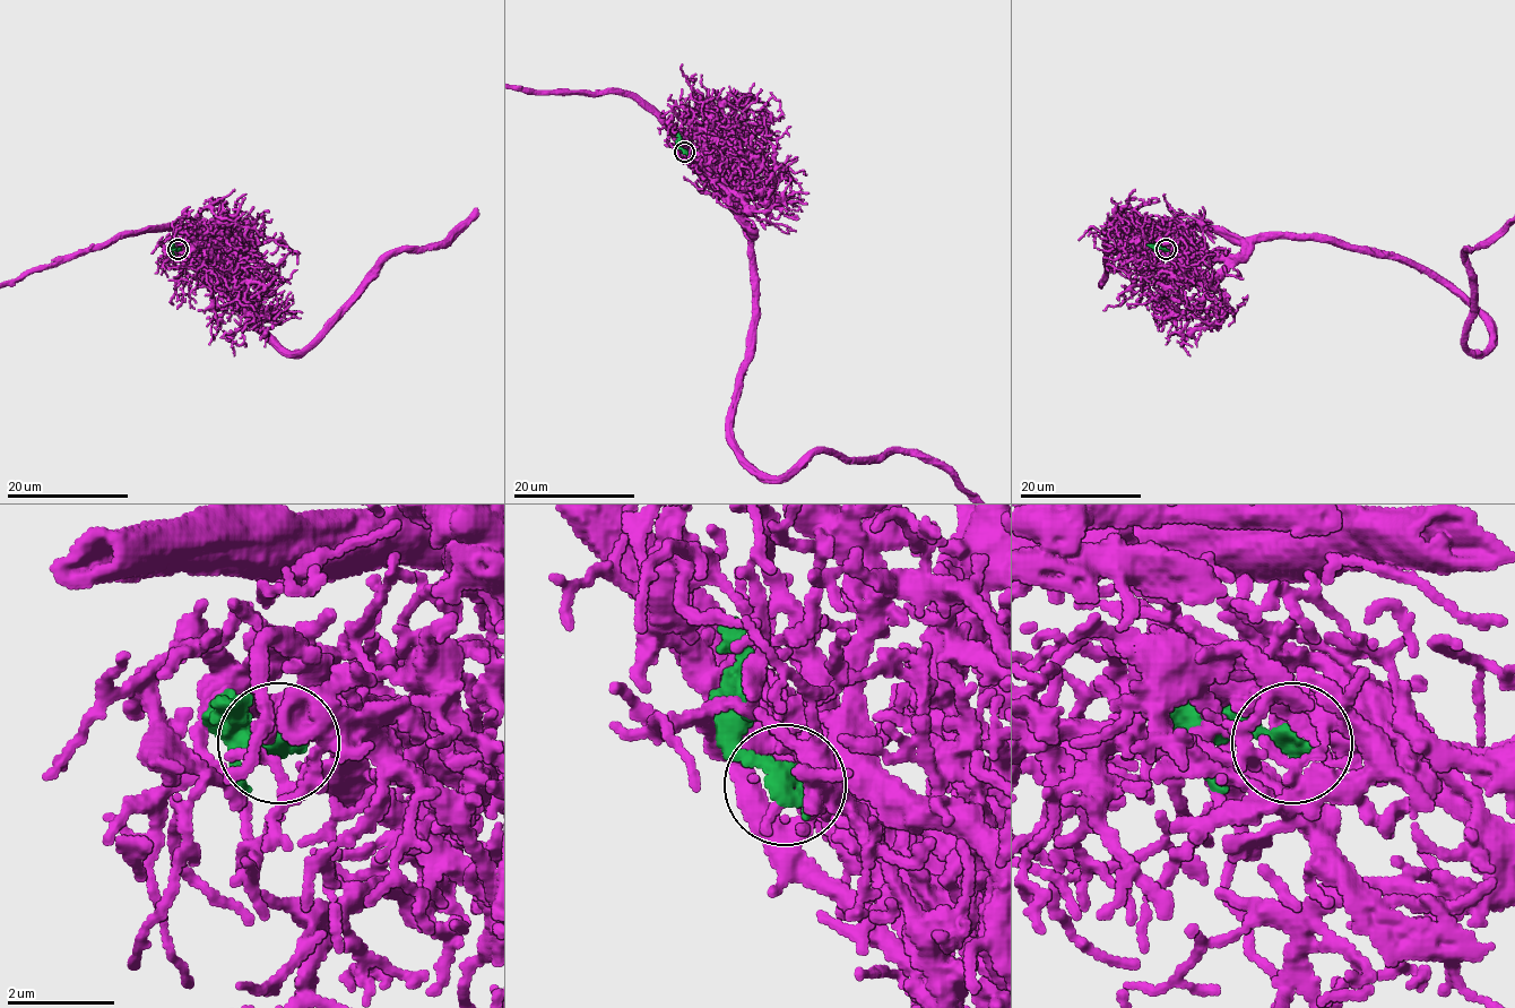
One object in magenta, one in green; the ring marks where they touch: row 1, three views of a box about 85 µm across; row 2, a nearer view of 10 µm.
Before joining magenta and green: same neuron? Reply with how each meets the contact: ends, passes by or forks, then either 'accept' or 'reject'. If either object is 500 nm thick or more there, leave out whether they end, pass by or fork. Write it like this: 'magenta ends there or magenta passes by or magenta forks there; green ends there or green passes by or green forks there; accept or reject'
magenta ends there; green ends there; reject

